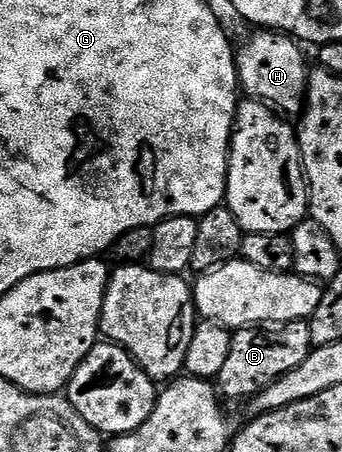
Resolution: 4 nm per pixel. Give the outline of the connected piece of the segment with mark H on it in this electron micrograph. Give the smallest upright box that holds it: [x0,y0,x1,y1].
[235,29,307,116]

